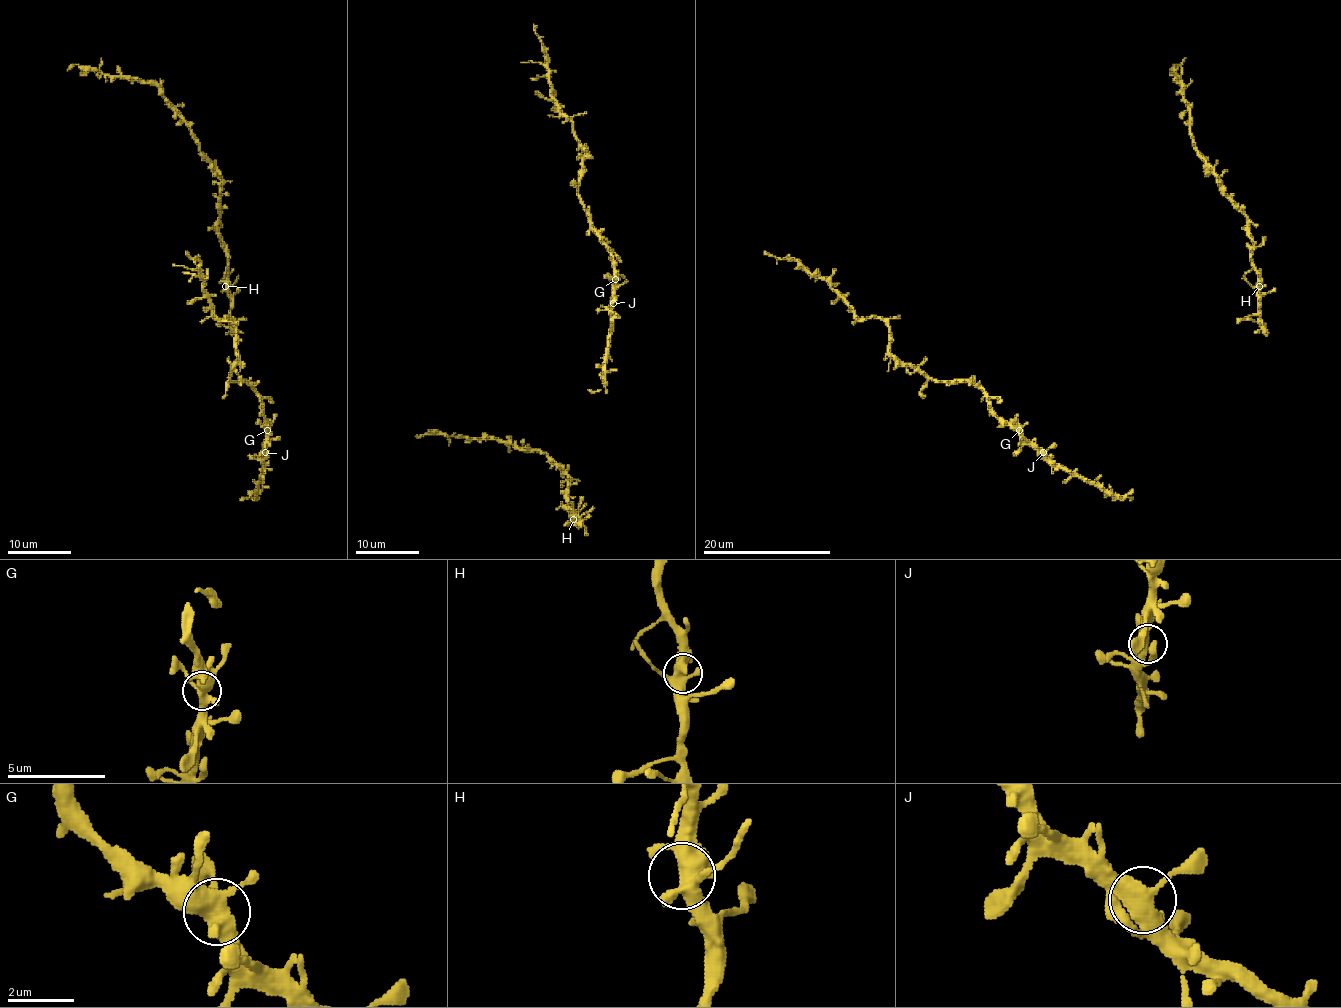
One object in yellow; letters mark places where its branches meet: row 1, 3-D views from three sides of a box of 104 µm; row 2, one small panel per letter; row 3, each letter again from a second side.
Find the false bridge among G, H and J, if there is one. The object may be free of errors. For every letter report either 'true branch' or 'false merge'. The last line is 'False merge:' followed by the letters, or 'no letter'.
G: true branch
H: true branch
J: true branch
False merge: no letter

